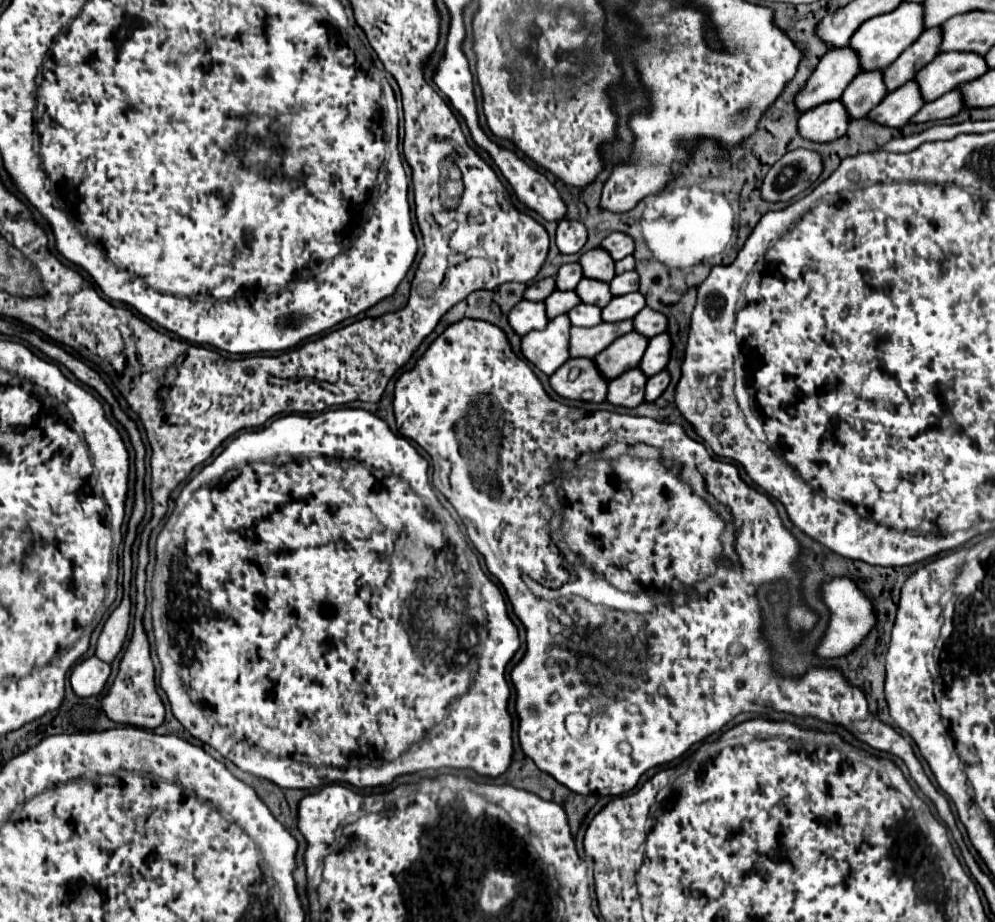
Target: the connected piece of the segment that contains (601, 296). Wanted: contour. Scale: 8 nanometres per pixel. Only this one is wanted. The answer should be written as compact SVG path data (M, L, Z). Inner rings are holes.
M584 277L584 279L578 283L576 293L580 293L580 299L582 299L584 303L592 303L592 305L598 305L598 307L608 305L608 301L612 299L610 285L608 285L608 283L598 281L598 279L588 279L588 277Z

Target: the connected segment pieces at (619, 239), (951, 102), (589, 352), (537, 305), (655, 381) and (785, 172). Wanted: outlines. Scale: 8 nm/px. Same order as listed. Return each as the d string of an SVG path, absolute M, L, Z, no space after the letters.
M616 231L616 233L610 233L602 243L600 243L606 251L610 251L612 259L620 261L624 259L626 255L630 255L634 251L634 239L622 231Z
M960 87L948 91L946 95L938 97L936 101L926 103L916 117L912 117L912 123L924 123L924 121L938 121L938 119L948 119L956 113L960 113L966 107L964 103L964 95L960 91Z
M632 319L616 323L600 323L596 327L572 327L570 355L594 359L594 355L604 351L616 337L630 333L632 329L634 329Z
M522 299L514 309L512 313L508 315L508 321L512 325L512 329L518 333L518 335L524 335L532 329L546 329L548 325L548 317L546 317L546 307L542 301L526 301Z
M666 369L660 371L660 373L656 373L654 377L650 377L648 385L646 385L646 397L644 397L644 401L656 401L664 393L664 389L668 387L668 383L670 383L670 373Z
M794 149L788 151L780 161L768 171L762 197L766 201L790 201L804 189L808 189L822 173L824 157L812 149Z

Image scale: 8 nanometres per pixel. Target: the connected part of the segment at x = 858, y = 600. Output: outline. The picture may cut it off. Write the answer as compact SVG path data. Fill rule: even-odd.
M836 577L830 583L824 583L822 597L824 597L824 603L832 611L832 619L830 619L830 625L828 625L828 631L826 631L824 639L816 647L816 653L824 659L848 655L868 635L868 631L874 627L876 615L874 615L872 603L864 597L864 593L848 577Z

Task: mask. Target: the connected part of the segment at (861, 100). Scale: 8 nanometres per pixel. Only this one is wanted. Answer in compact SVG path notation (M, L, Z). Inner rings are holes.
M876 69L876 71L860 71L852 79L852 83L846 87L842 95L842 101L848 109L850 119L866 117L870 109L874 109L884 99L888 89L882 77L884 77L884 71Z

